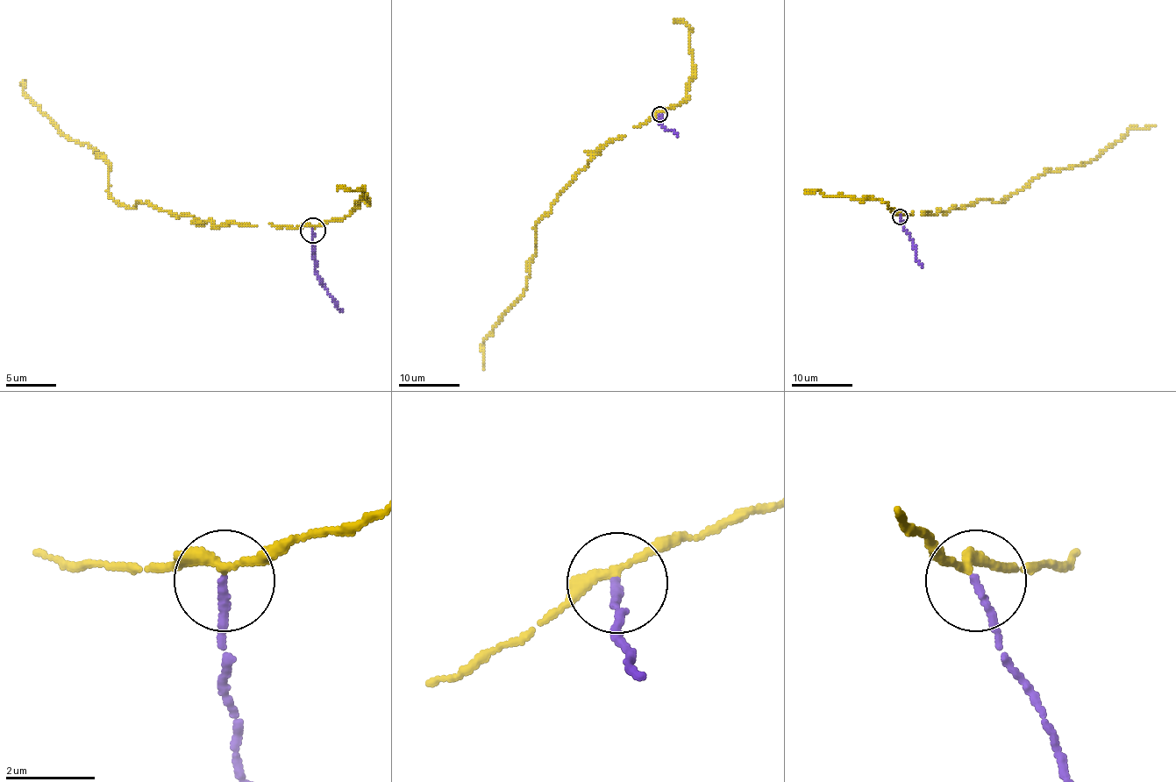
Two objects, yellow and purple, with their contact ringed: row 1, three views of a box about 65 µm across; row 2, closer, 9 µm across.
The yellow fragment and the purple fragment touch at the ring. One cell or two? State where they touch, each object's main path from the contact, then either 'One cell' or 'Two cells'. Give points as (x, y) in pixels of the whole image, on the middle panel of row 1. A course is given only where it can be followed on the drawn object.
Place: (659, 114). Course of yellow: (659, 114), (602, 145), (535, 226), (535, 253), (530, 259), (524, 294), (483, 341), (484, 370). Course of purple: (659, 114), (659, 121), (664, 127), (678, 135). Two cells

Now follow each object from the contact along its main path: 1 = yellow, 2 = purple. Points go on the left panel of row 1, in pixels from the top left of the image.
1: (312, 228), (196, 223), (141, 201), (121, 206), (109, 193), (109, 166), (66, 138), (23, 90), (25, 80)
2: (312, 231), (312, 256), (319, 284), (342, 311)

